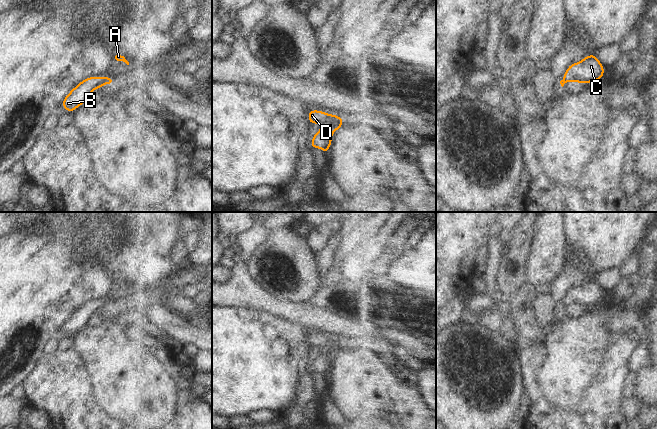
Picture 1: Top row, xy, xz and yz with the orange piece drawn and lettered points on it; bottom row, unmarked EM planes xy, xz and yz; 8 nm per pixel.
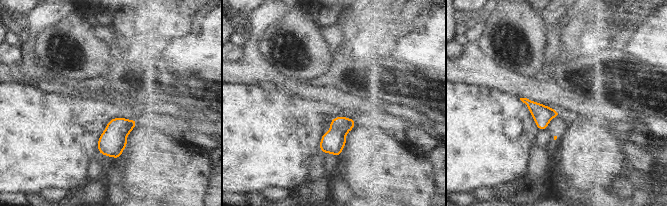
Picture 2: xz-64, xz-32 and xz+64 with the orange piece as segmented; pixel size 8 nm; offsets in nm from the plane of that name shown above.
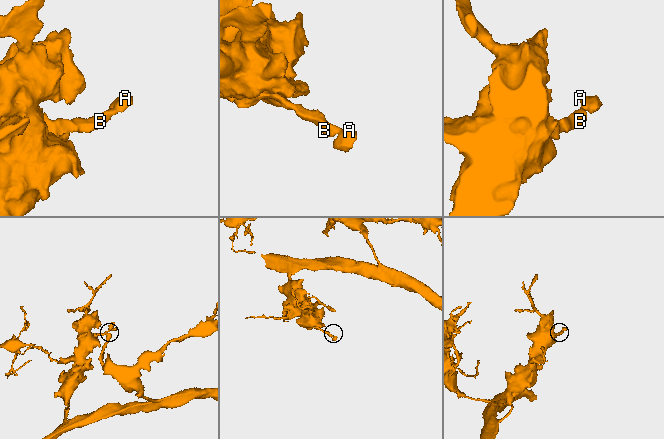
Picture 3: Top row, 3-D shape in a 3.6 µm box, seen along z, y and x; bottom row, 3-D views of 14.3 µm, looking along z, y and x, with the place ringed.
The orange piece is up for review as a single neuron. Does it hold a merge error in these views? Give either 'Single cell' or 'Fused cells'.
Single cell

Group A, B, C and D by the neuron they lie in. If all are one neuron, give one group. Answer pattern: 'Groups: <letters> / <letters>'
Groups: A B C D

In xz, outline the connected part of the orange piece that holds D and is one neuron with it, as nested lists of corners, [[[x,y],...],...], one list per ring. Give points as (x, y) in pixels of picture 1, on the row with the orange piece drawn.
[[[311,110],[308,113],[310,124],[320,123],[322,128],[313,135],[310,147],[322,149],[326,154],[331,146],[333,133],[341,128],[344,119],[324,111]]]

